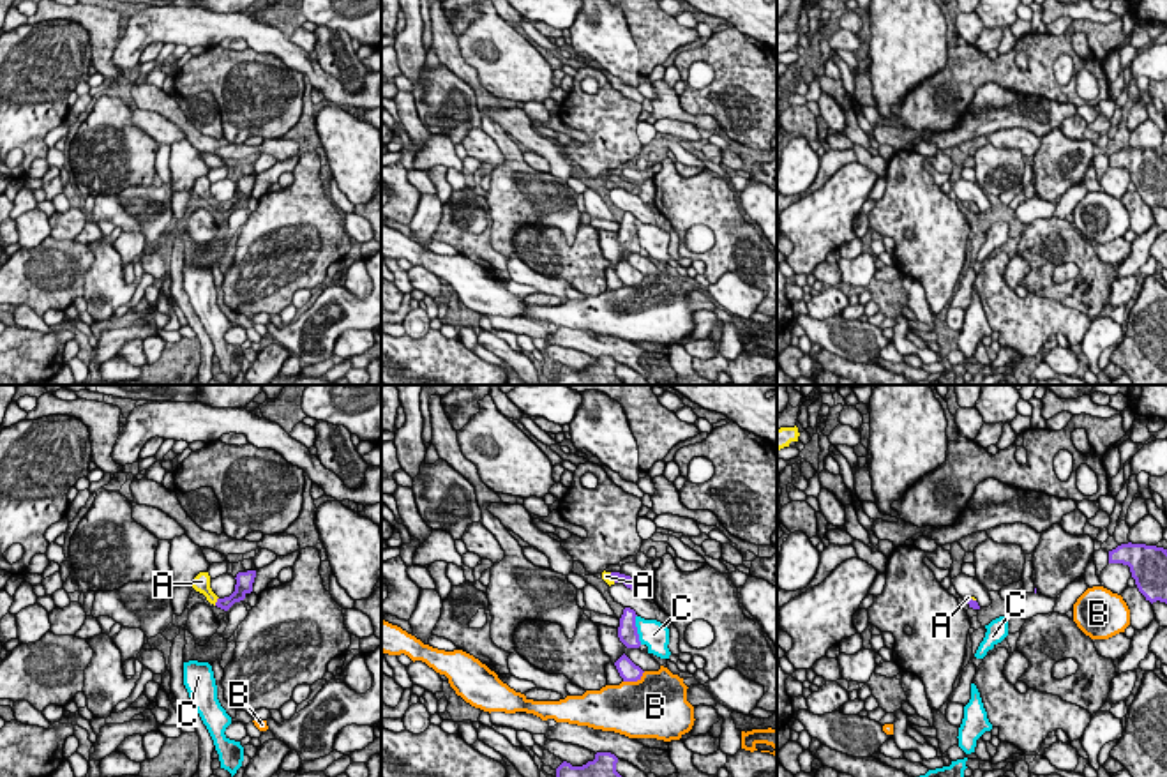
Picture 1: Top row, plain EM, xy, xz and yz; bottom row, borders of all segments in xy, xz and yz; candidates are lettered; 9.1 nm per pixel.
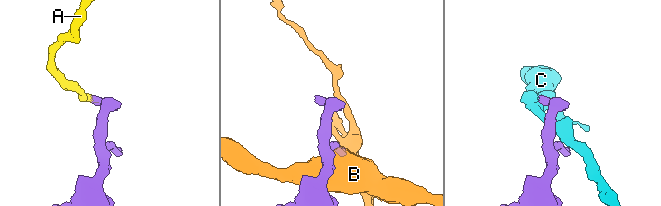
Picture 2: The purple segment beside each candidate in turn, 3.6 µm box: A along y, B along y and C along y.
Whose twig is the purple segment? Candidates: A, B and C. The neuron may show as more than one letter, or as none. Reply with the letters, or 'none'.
A

